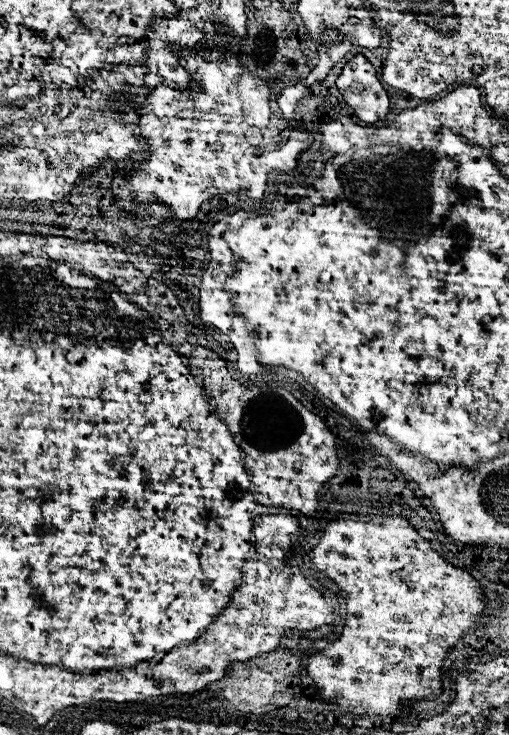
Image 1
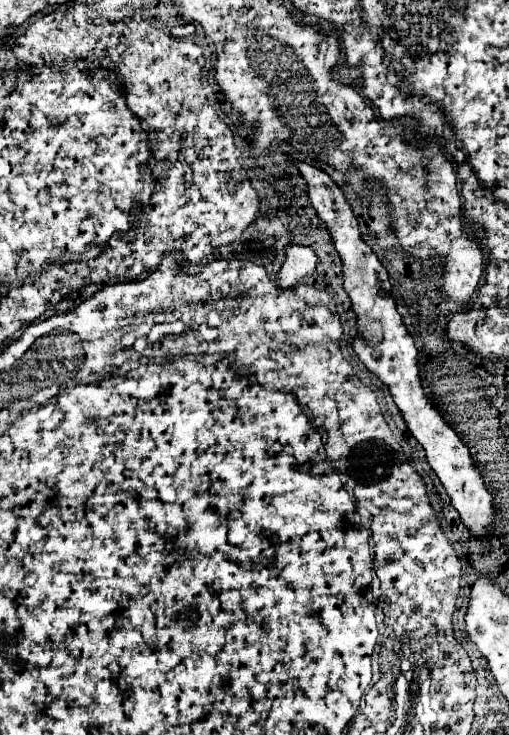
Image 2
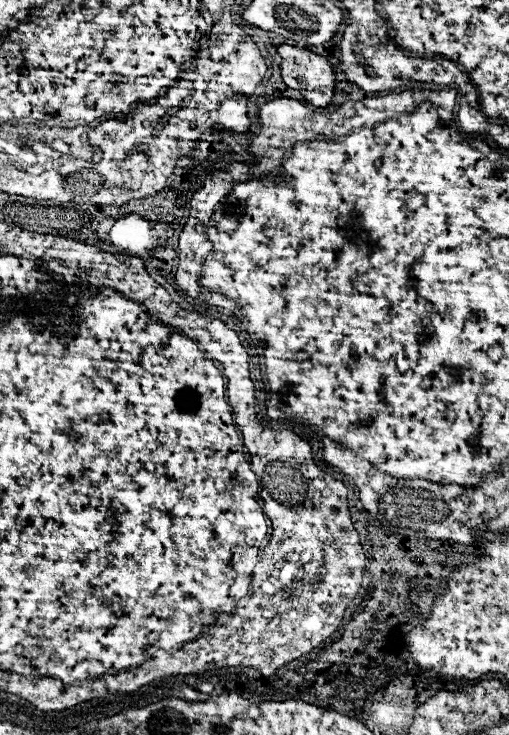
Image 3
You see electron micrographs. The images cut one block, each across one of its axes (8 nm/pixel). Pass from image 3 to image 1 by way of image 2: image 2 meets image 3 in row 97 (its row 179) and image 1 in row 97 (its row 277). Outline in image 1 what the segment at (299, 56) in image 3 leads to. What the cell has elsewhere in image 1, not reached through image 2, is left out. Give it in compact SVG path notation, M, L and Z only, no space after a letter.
M362 54L346 62L336 86L360 120L372 124L386 118L390 110L388 92L382 88L374 66Z

